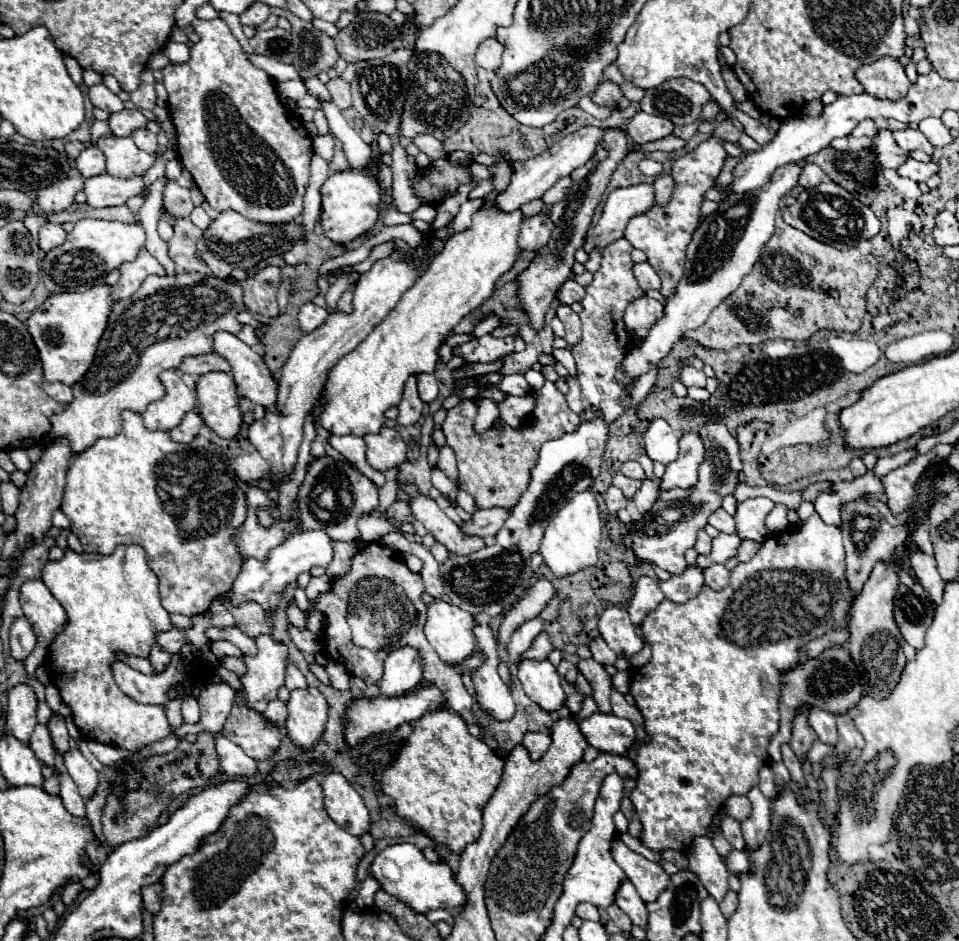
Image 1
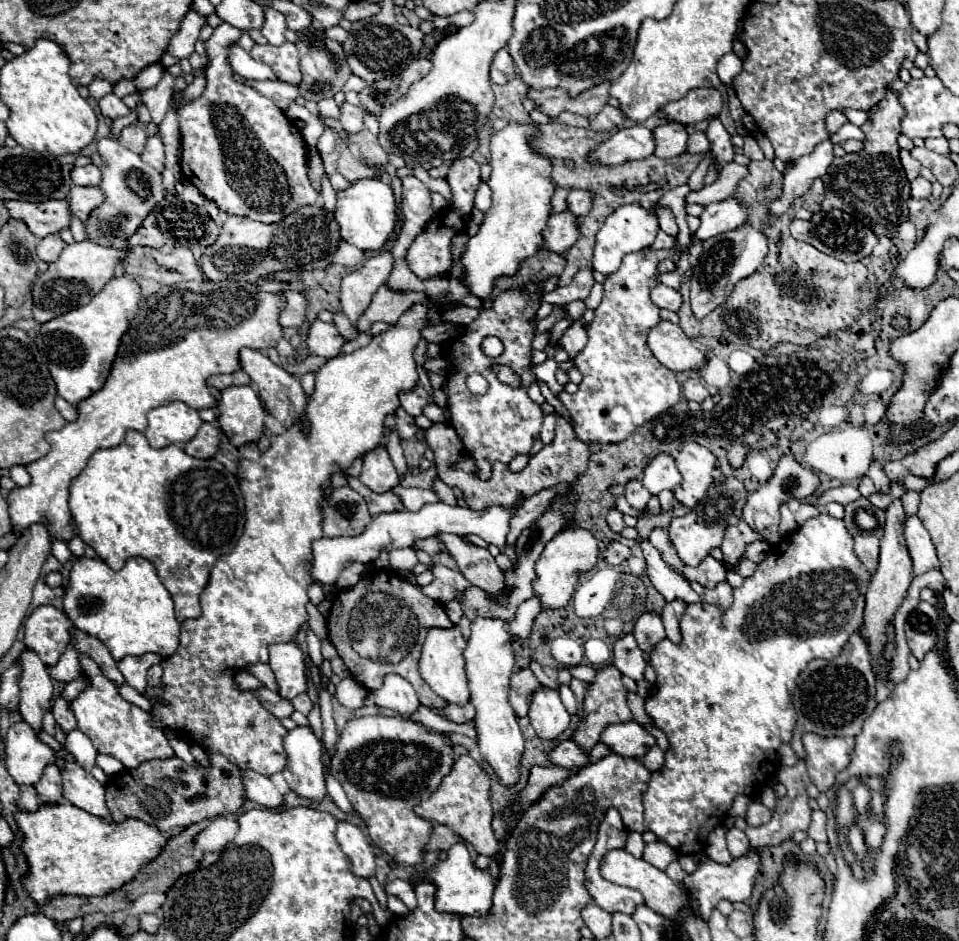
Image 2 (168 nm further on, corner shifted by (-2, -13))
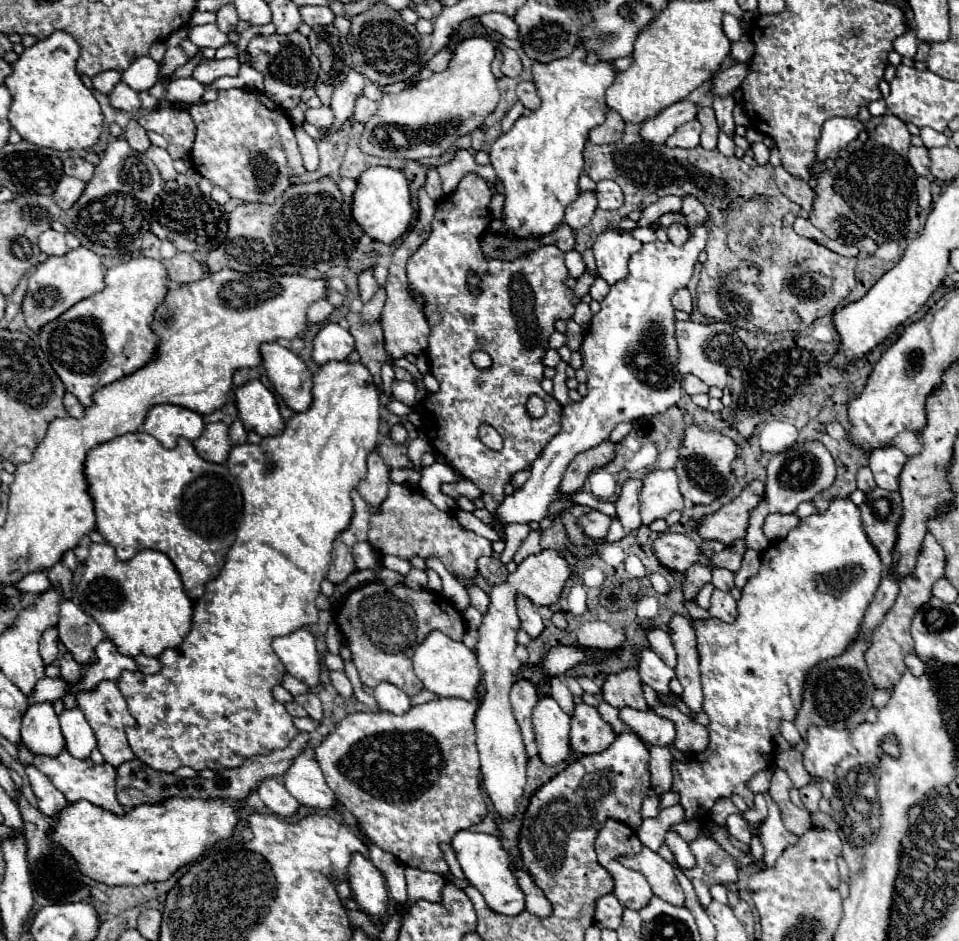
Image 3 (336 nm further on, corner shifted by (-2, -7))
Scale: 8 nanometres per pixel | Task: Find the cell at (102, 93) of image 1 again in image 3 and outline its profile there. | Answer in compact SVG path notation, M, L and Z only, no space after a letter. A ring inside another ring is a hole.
M118 83L108 97L110 97L110 105L120 111L138 111L142 107L138 91L130 89L126 83Z

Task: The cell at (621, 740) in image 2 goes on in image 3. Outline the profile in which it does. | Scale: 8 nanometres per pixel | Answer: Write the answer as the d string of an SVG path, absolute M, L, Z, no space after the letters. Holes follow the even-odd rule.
M624 707L620 709L620 717L630 727L630 731L640 735L648 745L672 745L676 739L674 721L660 717L654 709L638 711Z

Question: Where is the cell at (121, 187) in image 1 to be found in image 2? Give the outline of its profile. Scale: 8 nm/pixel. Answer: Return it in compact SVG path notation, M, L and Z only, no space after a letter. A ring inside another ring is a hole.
M72 187L68 201L70 201L72 215L86 221L90 213L106 201L106 197L100 187Z

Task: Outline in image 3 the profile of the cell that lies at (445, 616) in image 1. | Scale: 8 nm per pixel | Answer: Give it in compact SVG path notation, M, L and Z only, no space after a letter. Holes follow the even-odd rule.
M432 631L416 649L414 657L414 673L424 683L424 689L440 695L440 697L460 697L466 701L472 701L476 697L476 687L482 679L480 665L476 661L474 651L470 651L464 643L456 643L448 639L440 631Z

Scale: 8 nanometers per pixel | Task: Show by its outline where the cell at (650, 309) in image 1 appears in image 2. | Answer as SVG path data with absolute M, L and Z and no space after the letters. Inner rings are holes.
M660 321L648 331L648 347L670 371L698 369L704 363L704 351L700 345L688 339L684 331L670 321Z

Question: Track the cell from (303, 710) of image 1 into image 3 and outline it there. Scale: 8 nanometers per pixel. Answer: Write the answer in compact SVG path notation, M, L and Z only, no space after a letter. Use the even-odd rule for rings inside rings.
M306 747L290 765L284 775L284 785L292 797L296 797L302 805L314 809L332 809L334 793L326 785L324 775L314 761L314 749Z

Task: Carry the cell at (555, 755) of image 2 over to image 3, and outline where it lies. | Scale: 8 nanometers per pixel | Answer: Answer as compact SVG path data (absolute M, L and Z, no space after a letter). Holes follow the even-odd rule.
M586 703L576 705L570 731L570 743L576 753L600 753L614 741L614 737L616 733L612 725L600 717L596 707Z

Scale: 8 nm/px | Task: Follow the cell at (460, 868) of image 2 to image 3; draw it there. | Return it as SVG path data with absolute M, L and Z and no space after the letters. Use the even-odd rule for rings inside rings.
M458 831L452 839L452 849L456 851L456 857L464 869L466 879L484 895L484 899L488 901L488 907L504 915L518 915L520 911L524 911L524 893L520 891L518 879L516 879L518 865L512 853L504 849L500 837L490 833Z

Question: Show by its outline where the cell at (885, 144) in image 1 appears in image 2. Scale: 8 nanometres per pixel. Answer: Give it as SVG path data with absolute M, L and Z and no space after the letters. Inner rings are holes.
M900 149L900 163L902 163L902 167L904 167L904 173L906 173L908 181L914 181L914 179L918 177L920 163L918 163L916 159L912 159L906 149Z

